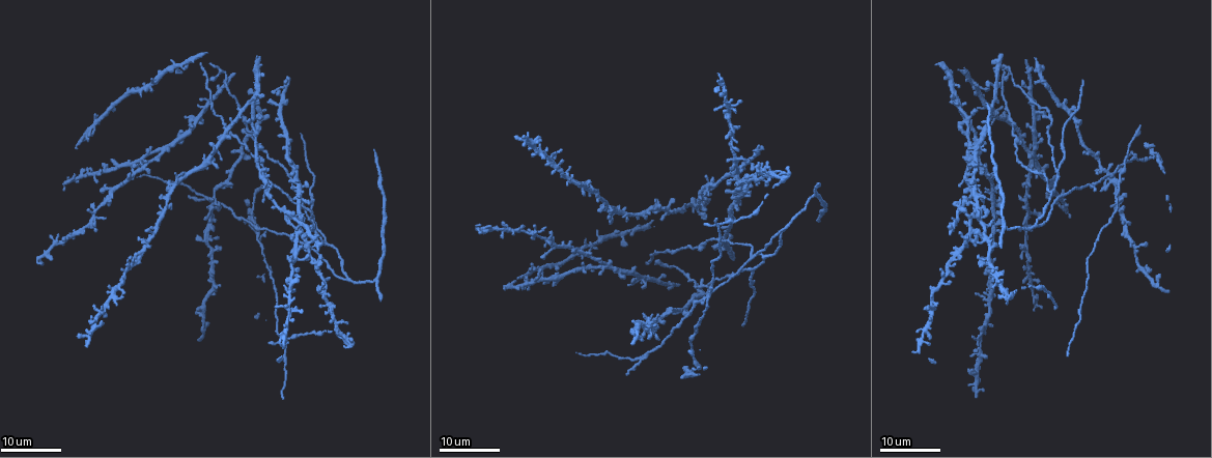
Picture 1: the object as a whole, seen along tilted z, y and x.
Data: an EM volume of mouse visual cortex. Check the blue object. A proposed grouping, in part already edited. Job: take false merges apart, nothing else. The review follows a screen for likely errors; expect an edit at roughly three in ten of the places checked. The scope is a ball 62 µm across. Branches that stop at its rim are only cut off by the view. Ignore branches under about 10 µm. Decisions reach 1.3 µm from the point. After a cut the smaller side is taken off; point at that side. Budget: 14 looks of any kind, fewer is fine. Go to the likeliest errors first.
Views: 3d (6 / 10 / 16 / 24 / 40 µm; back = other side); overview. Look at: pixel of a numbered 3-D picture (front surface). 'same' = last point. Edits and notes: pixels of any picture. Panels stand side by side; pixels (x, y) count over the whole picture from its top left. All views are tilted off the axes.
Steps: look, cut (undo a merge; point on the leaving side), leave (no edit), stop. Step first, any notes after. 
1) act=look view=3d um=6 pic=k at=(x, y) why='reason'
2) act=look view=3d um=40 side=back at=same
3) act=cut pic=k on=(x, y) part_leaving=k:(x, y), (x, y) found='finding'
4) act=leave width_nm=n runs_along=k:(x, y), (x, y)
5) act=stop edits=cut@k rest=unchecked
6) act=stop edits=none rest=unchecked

act=look view=3d um=24 pic=1 at=(1056, 169) why='side arm on a straight run'

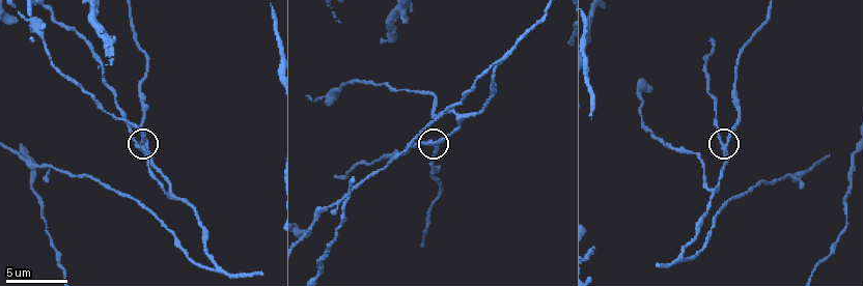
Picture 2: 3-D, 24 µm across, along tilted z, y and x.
act=look view=3d um=10 pic=2 at=(429, 145) why='closer look'

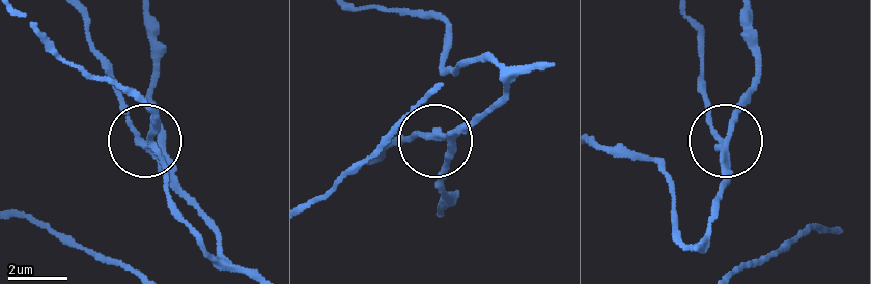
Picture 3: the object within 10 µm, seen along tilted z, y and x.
act=cut pic=3 on=(449, 154) arms=3 part_leaving=3:(453, 136), (441, 183), (449, 204), (443, 212) found='two neurons meet here'

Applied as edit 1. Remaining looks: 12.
act=look view=overview

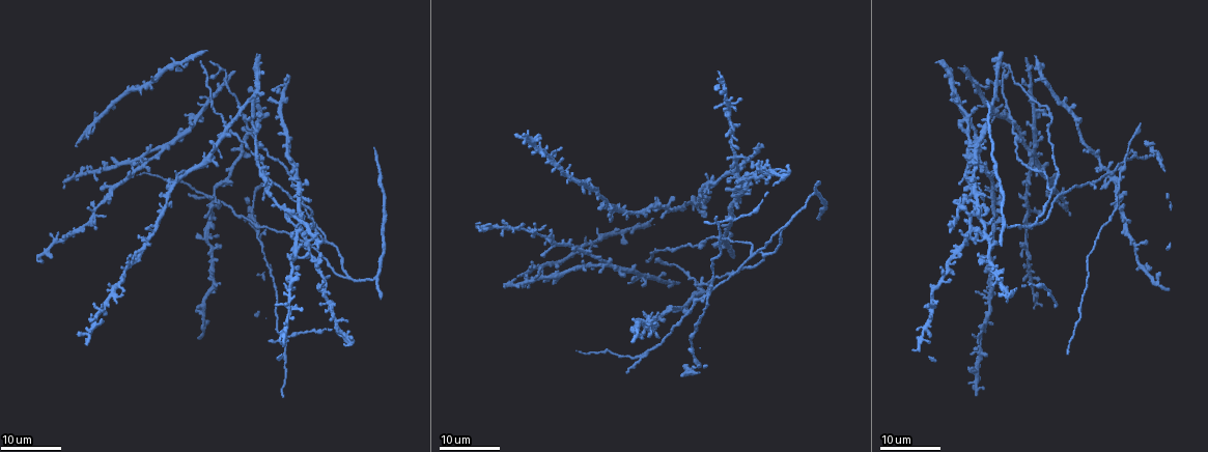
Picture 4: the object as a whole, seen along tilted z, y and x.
act=look view=3d um=16 pic=4 at=(325, 242) why='three arms meet'

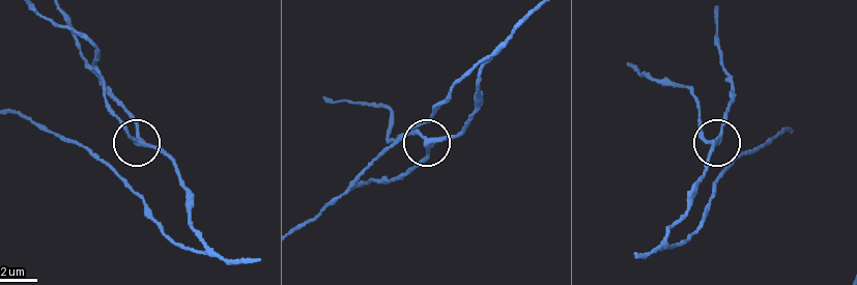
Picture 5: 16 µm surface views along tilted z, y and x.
act=look view=3d um=10 pic=5 at=(140, 143)

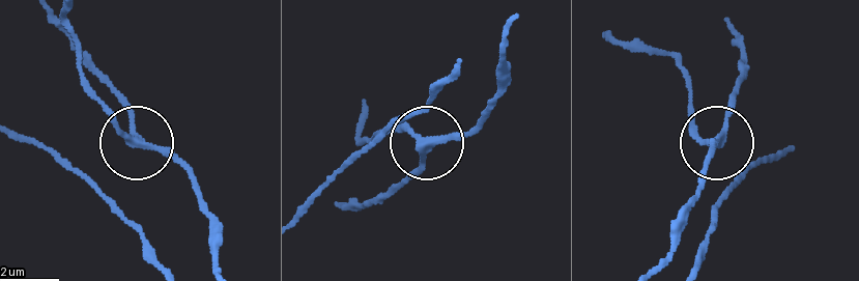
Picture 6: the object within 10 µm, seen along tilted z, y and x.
act=leave arms=3 found='continuous, no second neuron'

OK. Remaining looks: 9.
act=look view=3d um=24 pic=4 at=(223, 204)

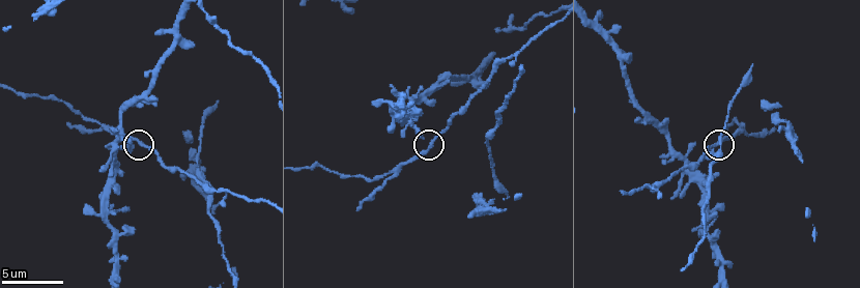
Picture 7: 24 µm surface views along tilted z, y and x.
act=look view=3d um=6 pic=7 at=(433, 145)

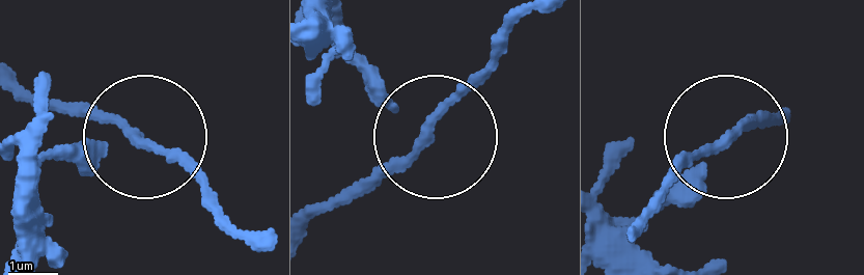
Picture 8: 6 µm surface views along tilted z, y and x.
act=leave width_nm=130 runs_along=8:(519, 19), (419, 146), (337, 204) found='one neuron here'

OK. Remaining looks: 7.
act=look view=3d um=10 pic=2 at=(498, 63) why='branch point'

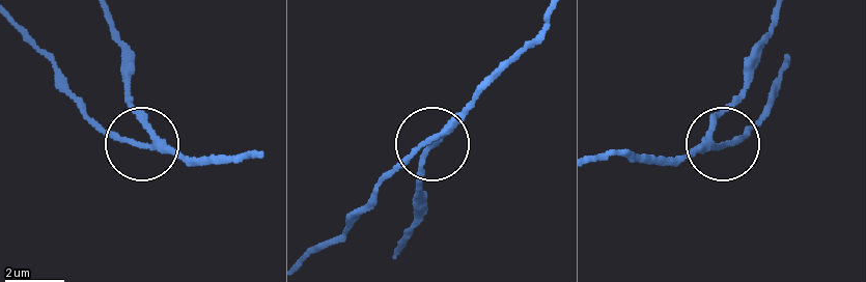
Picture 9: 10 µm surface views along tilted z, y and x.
act=leave arms=3 found='one neuron here'

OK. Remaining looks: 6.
act=look view=3d um=24 pic=4 at=(583, 252) why='arms run side by side'

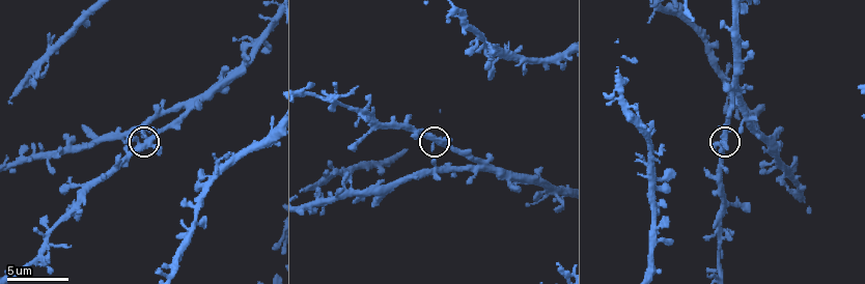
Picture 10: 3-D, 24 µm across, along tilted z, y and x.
act=look view=3d um=10 pic=10 at=(148, 140)

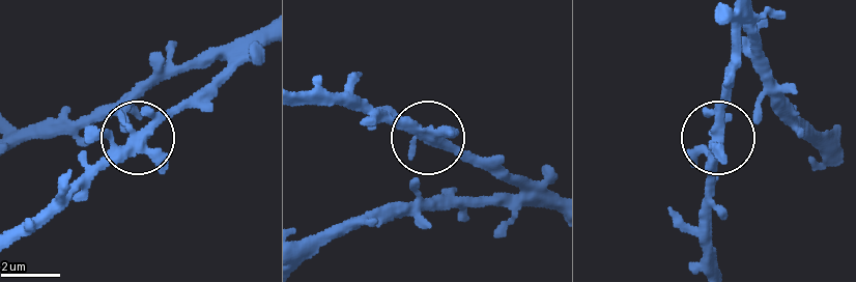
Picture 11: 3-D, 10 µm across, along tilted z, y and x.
act=leave width_nm=330 found='continuous, no second neuron'

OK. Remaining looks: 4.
act=look view=3d um=16 pic=10 at=(346, 106) why='thin neck'

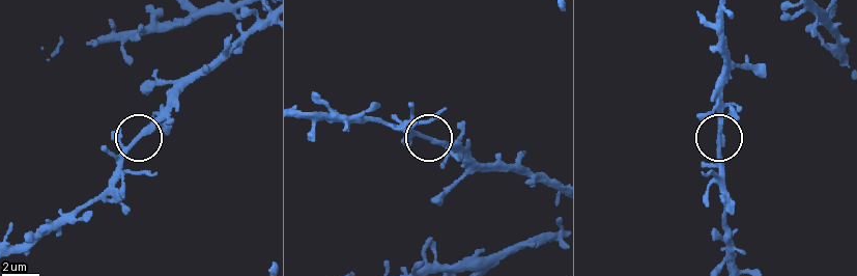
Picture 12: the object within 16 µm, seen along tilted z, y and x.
act=look view=3d um=16 side=back pic=12 at=(720, 143) why='other side'

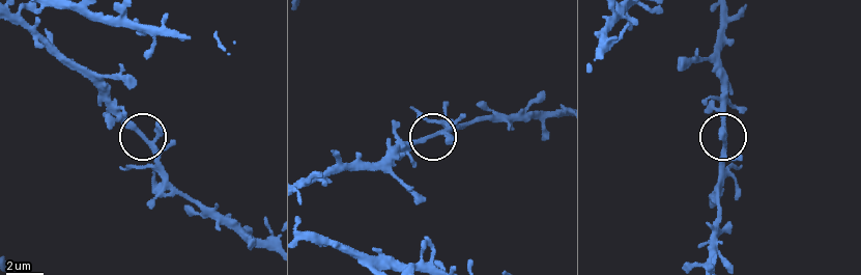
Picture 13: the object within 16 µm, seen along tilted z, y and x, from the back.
act=leave found='continuous, no second neuron'

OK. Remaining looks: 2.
act=stop edits=cut@3 rest=unchecked

